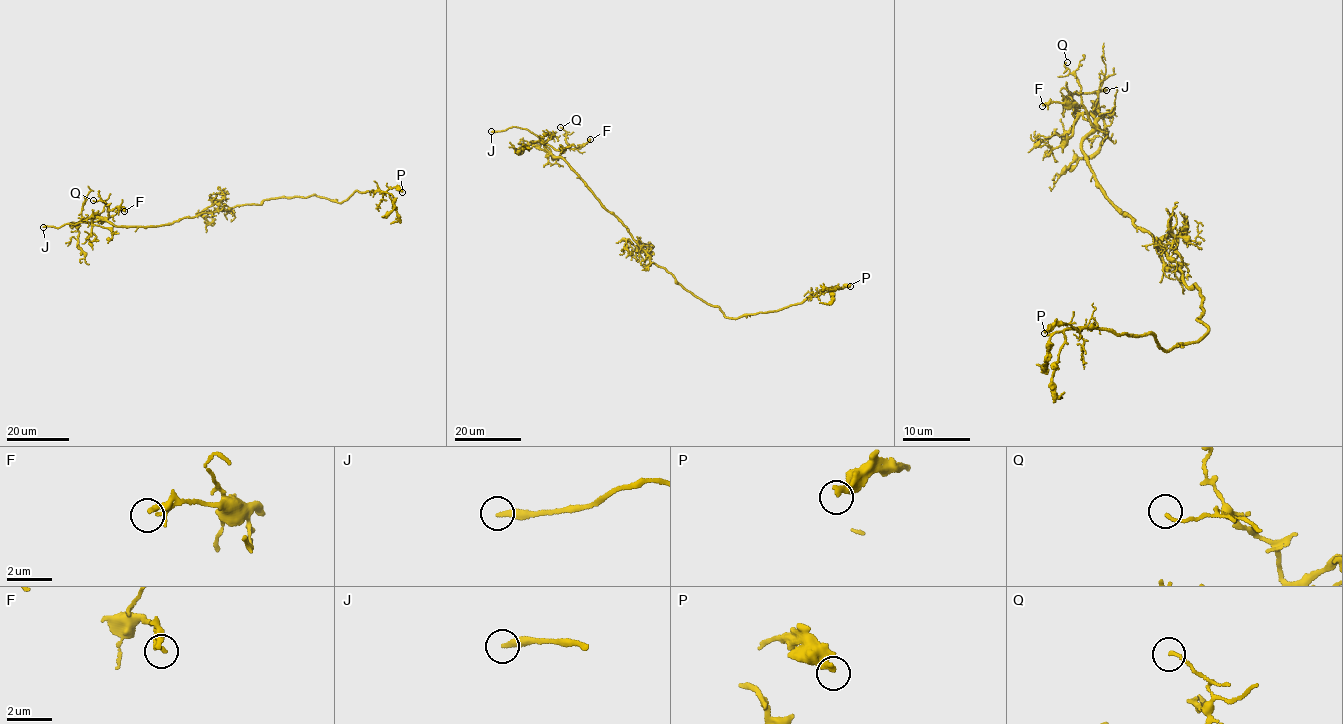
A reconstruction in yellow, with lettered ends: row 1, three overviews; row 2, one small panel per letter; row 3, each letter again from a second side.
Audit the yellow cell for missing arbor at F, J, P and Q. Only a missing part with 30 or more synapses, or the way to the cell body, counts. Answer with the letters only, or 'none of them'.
J

